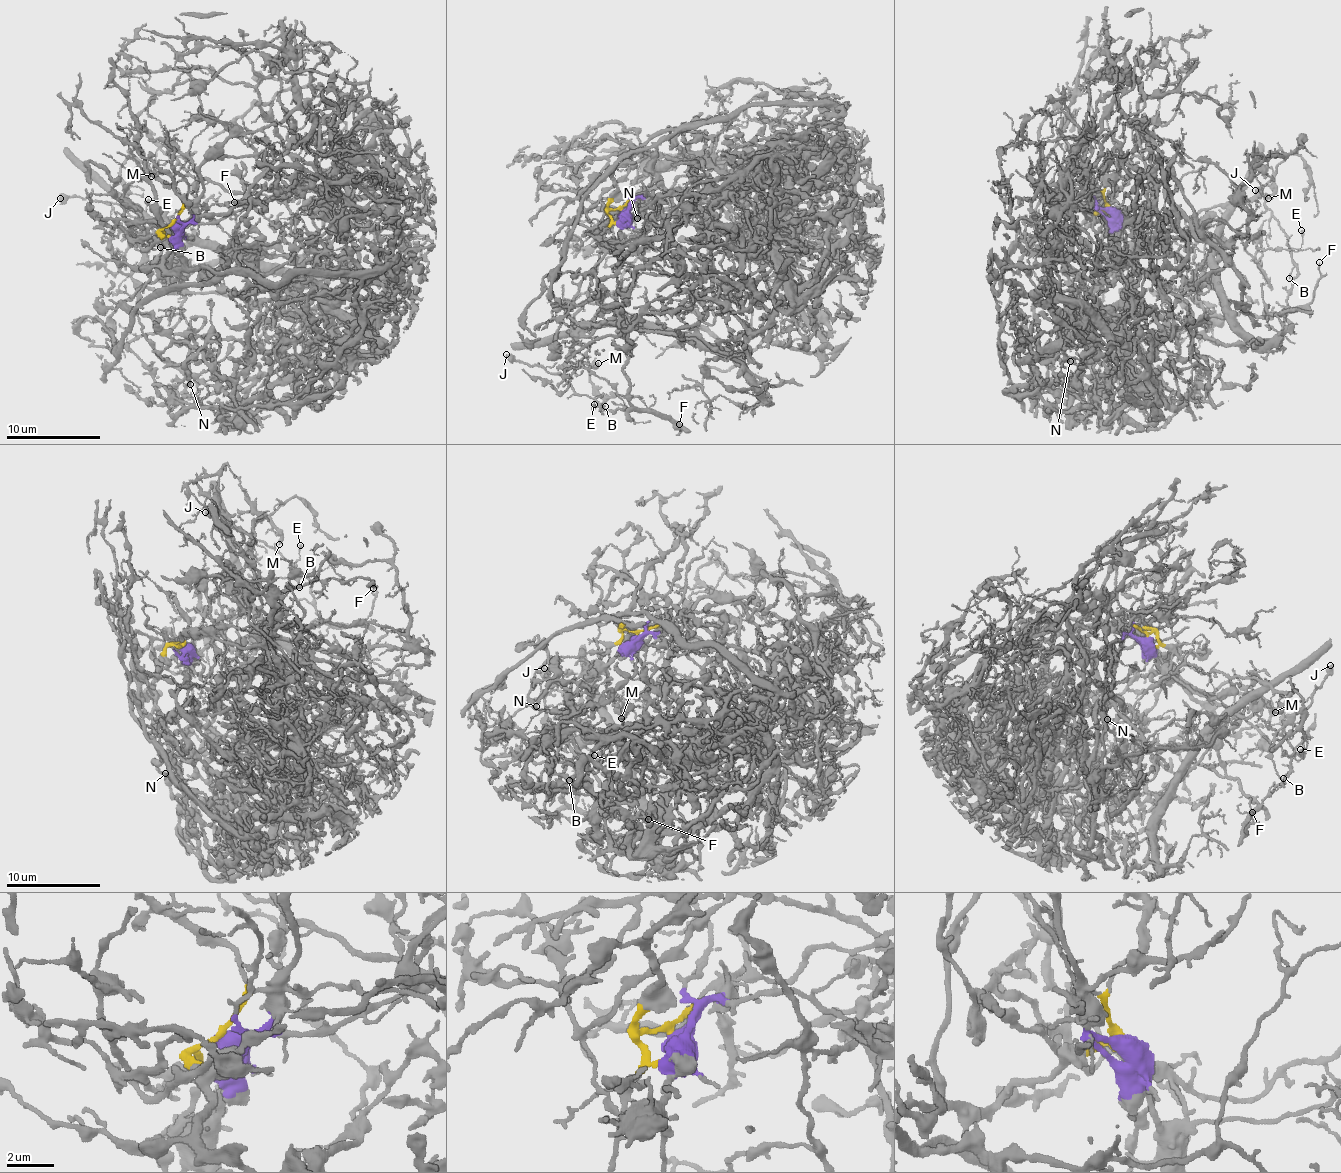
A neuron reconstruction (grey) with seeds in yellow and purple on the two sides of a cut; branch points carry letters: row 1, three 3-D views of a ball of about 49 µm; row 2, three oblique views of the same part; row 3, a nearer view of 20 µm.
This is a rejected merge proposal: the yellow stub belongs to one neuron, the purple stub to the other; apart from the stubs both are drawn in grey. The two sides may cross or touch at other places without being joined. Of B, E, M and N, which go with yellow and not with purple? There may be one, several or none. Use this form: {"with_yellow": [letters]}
{"with_yellow": ["M", "N"]}

